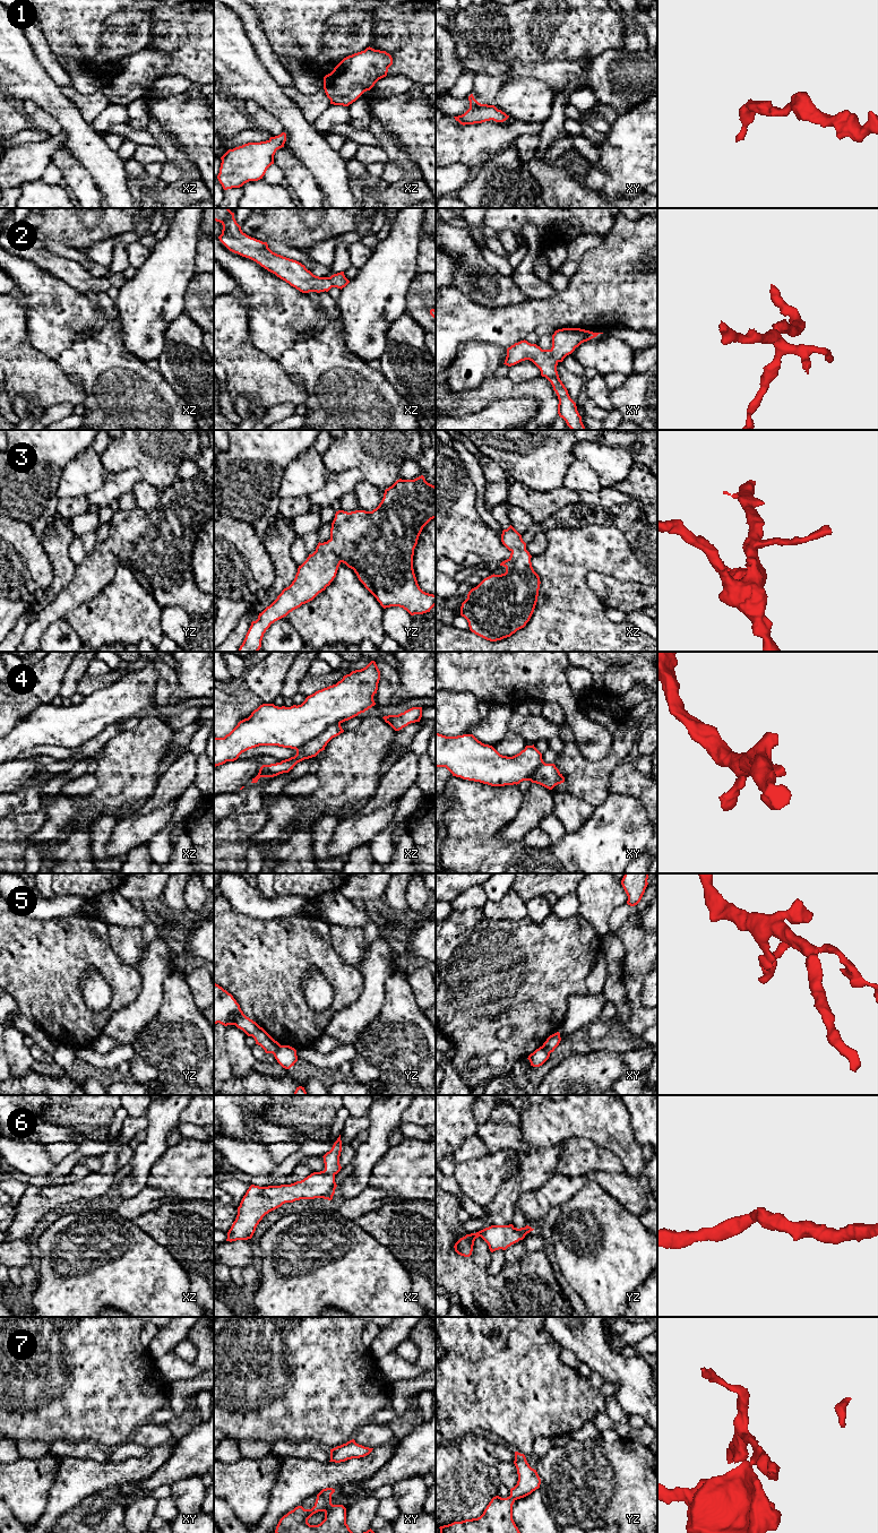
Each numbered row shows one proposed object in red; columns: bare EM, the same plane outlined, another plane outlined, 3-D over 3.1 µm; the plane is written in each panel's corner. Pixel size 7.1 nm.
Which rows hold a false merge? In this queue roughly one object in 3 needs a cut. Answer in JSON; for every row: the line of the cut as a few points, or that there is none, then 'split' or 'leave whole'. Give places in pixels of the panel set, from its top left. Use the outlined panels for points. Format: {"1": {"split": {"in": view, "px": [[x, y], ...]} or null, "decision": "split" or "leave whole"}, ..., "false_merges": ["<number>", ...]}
{"1": {"split": null, "decision": "leave whole"}, "2": {"split": null, "decision": "leave whole"}, "3": {"split": null, "decision": "leave whole"}, "4": {"split": {"in": "xz", "px": [[339, 723], [328, 725], [318, 735], [295, 749]]}, "decision": "split"}, "5": {"split": {"in": "yz", "px": [[280, 1044], [273, 1053]]}, "decision": "split"}, "6": {"split": null, "decision": "leave whole"}, "7": {"split": {"in": "xy", "px": [[317, 1495], [330, 1496]]}, "decision": "split"}, "false_merges": ["4", "5", "7"]}

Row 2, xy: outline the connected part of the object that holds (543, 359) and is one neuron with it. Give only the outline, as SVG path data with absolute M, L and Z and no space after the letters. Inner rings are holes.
M562 328L556 330L552 335L552 347L550 350L542 350L536 344L531 344L525 339L515 343L507 348L507 356L503 364L511 367L522 361L530 360L540 369L541 376L545 377L551 382L559 399L558 414L566 421L571 430L585 430L585 427L582 422L582 416L577 411L576 403L570 398L567 388L559 378L557 365L559 362L562 362L567 355L571 354L582 343L596 337L599 334L603 333L593 333L580 328Z

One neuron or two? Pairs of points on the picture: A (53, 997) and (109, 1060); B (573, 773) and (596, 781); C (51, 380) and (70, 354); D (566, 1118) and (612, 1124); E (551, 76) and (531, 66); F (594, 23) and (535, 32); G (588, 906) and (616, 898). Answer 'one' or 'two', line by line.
A: two
B: one
C: two
D: one
E: one
F: one
G: one

